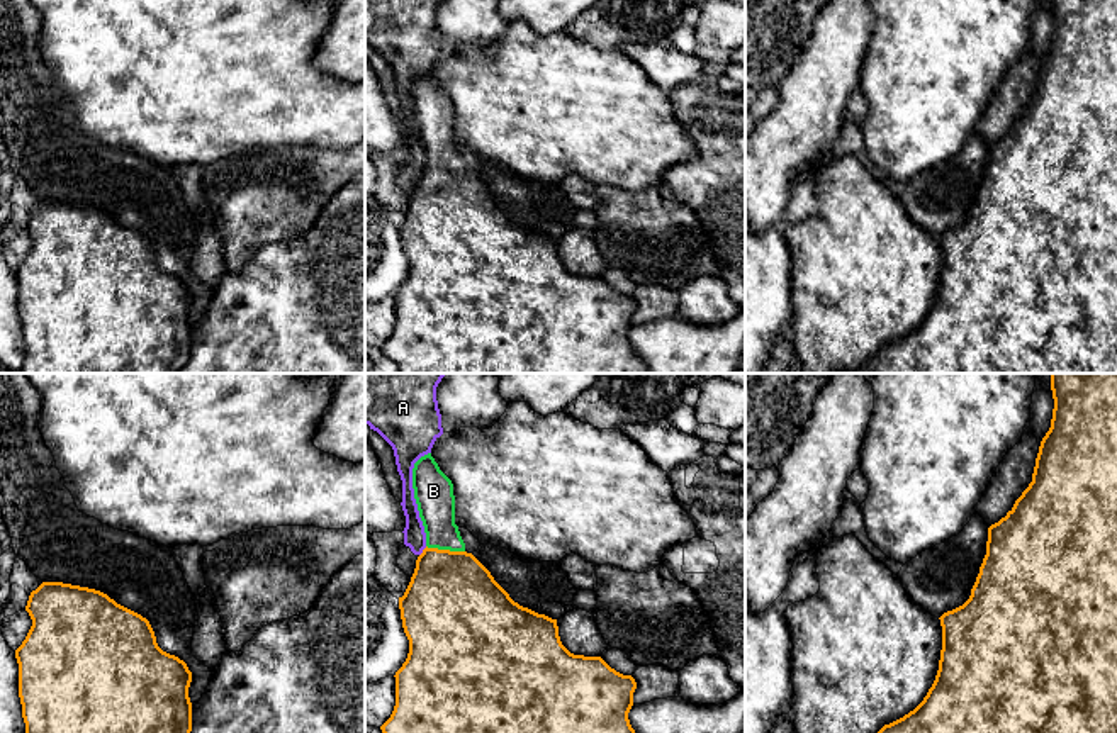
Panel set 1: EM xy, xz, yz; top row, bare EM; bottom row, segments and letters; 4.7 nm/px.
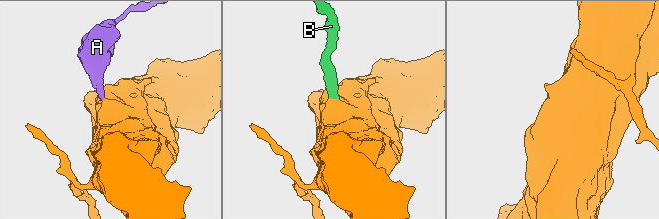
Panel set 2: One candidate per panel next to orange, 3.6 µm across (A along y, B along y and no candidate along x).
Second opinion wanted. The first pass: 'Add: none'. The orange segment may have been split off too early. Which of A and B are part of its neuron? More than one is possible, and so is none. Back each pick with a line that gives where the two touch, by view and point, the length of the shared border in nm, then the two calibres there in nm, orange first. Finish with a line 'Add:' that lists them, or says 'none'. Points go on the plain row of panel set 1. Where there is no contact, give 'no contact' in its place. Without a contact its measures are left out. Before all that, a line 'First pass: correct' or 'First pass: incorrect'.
First pass: incorrect
B: xz (445, 170) | 190 nm | 440/180 nm
Add: B

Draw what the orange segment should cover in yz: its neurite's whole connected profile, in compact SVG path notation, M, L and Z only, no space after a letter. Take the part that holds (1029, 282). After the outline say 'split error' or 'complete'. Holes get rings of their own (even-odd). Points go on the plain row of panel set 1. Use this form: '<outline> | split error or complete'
M1051 0L1051 10L1054 19L1051 48L1041 61L1032 102L1007 136L988 148L986 175L969 219L939 238L942 246L942 270L932 307L913 331L884 344L854 373L1117 373L1117 0Z | complete

